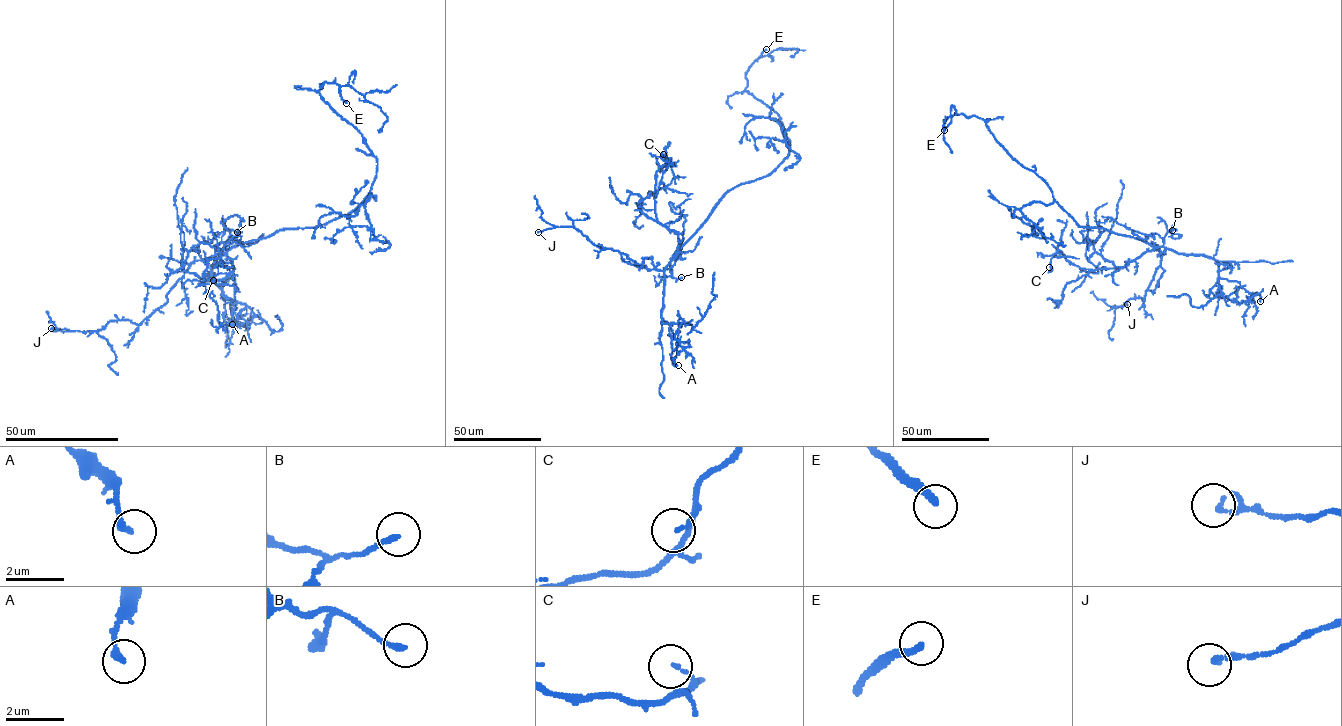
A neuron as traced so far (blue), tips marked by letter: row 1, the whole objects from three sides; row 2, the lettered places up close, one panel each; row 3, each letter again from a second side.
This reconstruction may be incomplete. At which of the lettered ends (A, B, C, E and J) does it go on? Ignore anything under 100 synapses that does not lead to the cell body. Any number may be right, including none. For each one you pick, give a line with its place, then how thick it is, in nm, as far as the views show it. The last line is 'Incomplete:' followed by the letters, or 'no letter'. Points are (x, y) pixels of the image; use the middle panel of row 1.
E: at (766, 49); 240 nm thick
Incomplete: E

